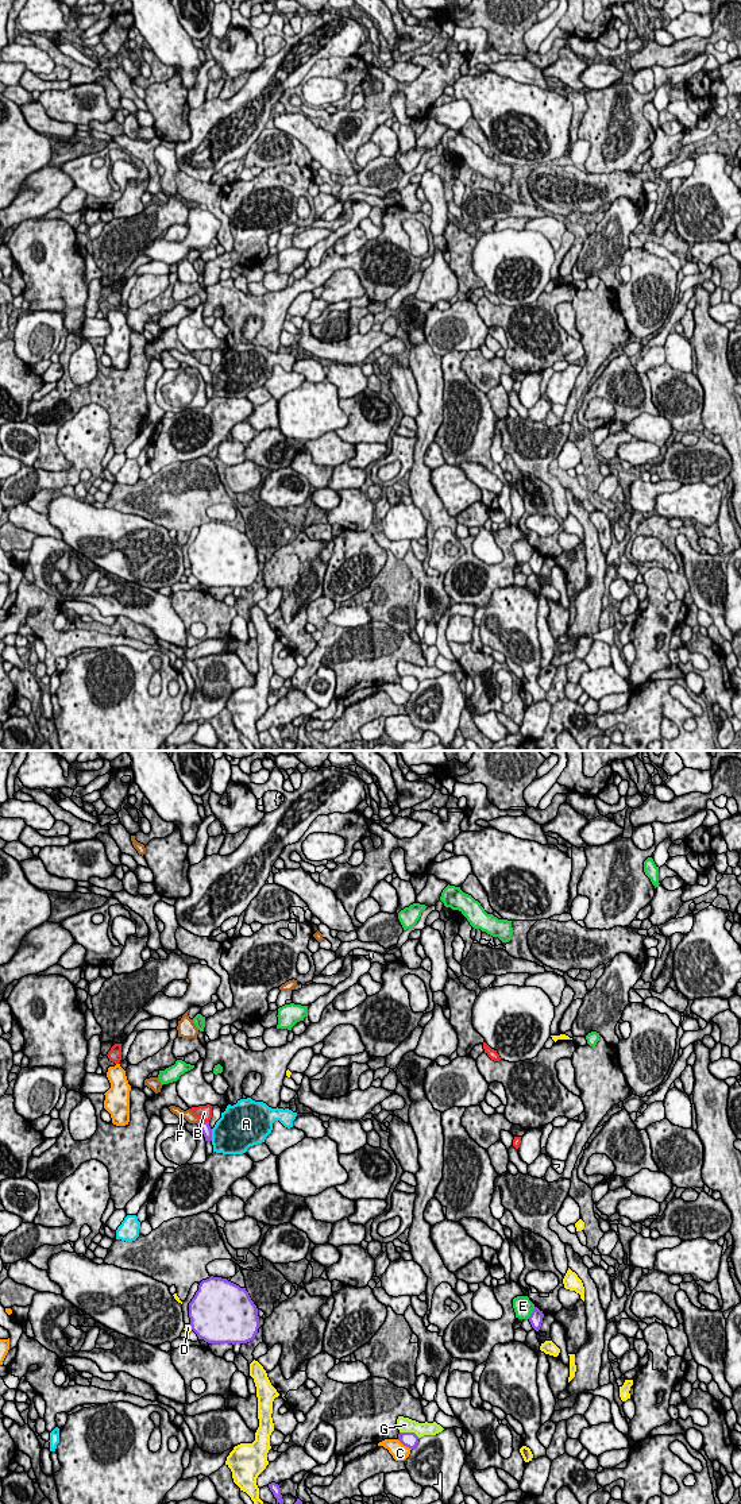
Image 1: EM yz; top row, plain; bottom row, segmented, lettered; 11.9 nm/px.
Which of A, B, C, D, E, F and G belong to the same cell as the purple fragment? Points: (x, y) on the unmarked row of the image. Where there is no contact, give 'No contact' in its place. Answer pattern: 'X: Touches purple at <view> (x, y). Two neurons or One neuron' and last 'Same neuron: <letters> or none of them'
A: Touches purple at yz (211, 378). Two neurons
B: Touches purple at yz (204, 365). Two neurons
C: Touches purple at yz (404, 689). Two neurons
D: Touches purple at yz (192, 571). Two neurons
E: Touches purple at yz (532, 556). Two neurons
F: Touches purple at yz (199, 366). One neuron
G: Touches purple at yz (409, 677). Two neurons
Same neuron: F

